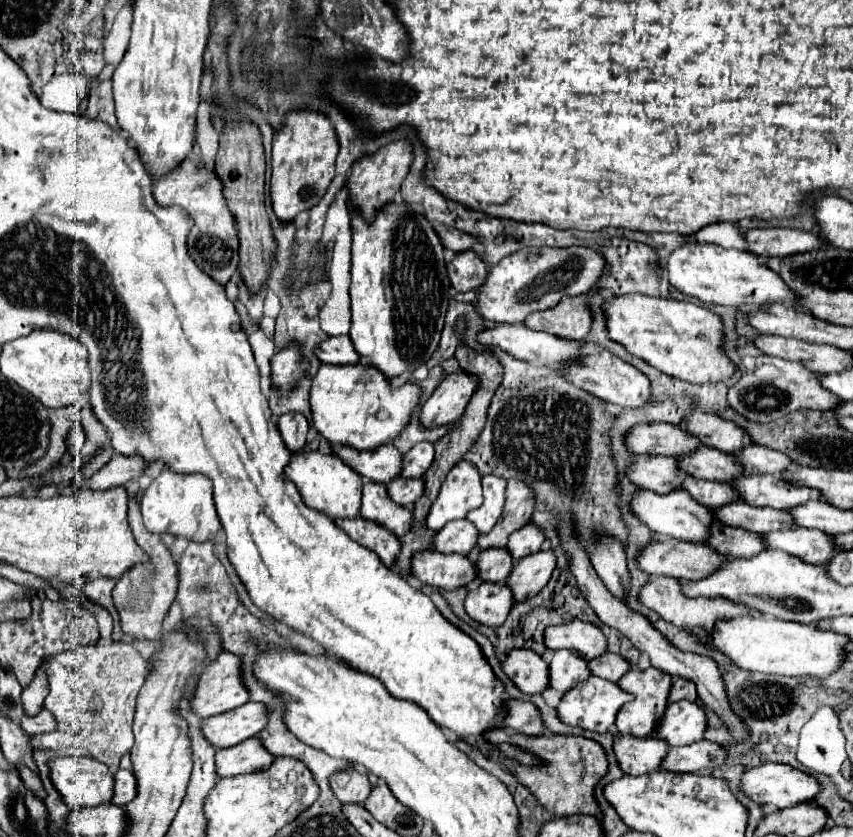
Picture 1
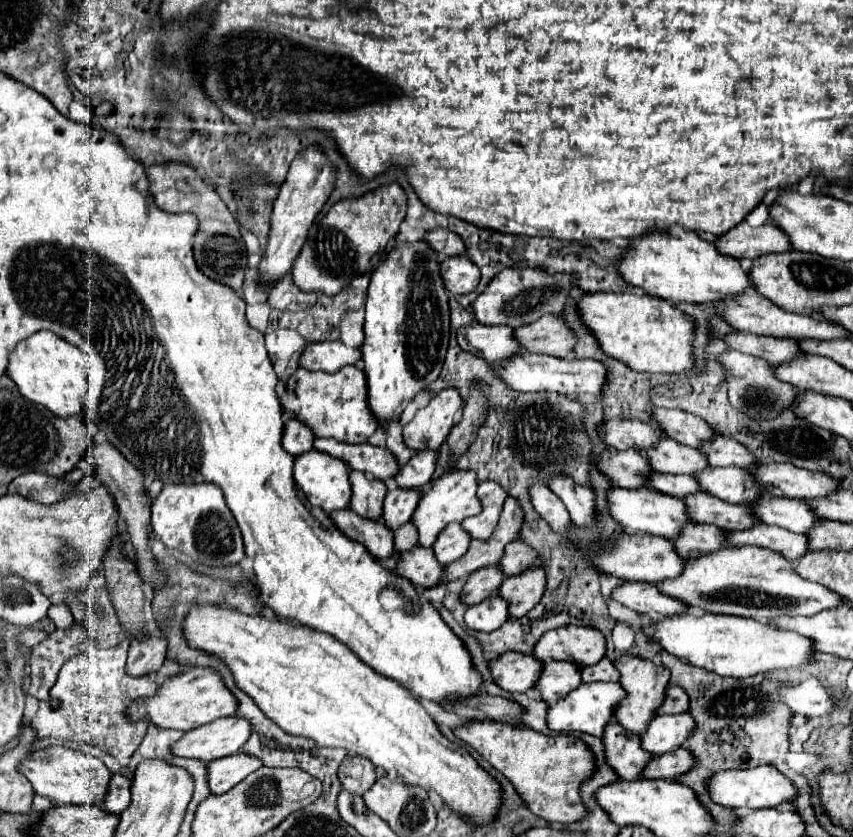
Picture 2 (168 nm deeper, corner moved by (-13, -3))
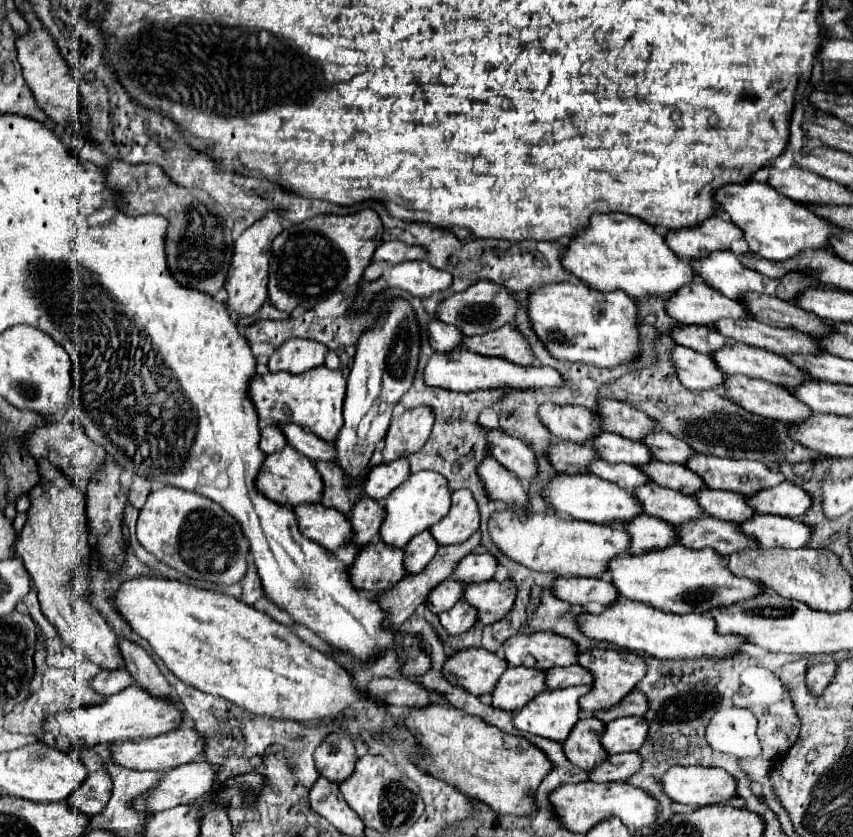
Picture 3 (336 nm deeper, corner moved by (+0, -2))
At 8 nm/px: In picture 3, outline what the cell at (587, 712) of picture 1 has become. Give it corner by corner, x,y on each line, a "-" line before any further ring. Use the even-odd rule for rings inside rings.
568,686
568,688
560,688
560,690
548,690
542,696
536,696
534,700
530,700
530,704
526,704
524,708
520,708
514,716
514,726
522,732
528,734
536,734
536,736
546,736
550,740
558,740
564,742
574,724
578,722
578,714
580,714
580,706
578,700
588,694
592,688
590,686

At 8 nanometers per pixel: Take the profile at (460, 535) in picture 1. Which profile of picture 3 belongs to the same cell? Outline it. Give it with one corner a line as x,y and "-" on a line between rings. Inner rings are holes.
420,532
418,536
414,536
410,540
410,544
404,548
406,552
406,570
408,574
418,574
422,572
422,568
426,568
426,564
434,558
434,554
438,552
440,544
434,540
432,532

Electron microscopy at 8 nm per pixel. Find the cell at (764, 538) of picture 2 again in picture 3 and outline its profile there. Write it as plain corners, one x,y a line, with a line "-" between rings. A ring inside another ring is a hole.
704,516
702,520
694,520
694,524
676,526
678,542
686,544
688,548
714,548
722,554
734,554
740,550
756,550
760,542
742,532
738,522
724,522
712,516

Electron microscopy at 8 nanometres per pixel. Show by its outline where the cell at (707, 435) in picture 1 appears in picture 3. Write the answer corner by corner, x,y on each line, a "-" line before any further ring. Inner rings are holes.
602,398
598,412
604,418
604,430
618,432
630,440
644,440
656,430
656,420
650,420
648,414
620,400

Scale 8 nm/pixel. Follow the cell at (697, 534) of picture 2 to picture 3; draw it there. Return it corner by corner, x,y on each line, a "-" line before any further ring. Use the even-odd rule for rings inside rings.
648,514
638,516
638,520
634,520
634,524
628,524
626,530
630,530
632,536
630,554
646,554
658,548
668,548
670,544
678,542
672,524

